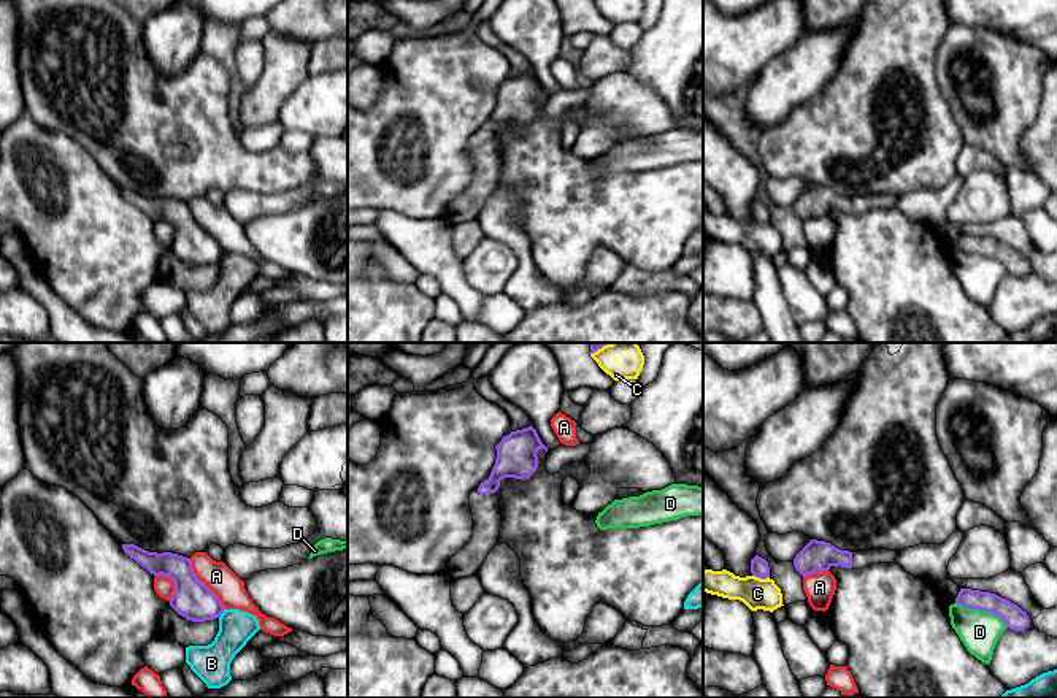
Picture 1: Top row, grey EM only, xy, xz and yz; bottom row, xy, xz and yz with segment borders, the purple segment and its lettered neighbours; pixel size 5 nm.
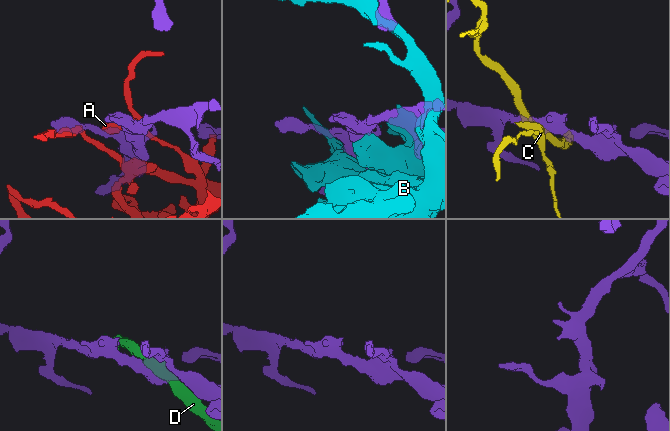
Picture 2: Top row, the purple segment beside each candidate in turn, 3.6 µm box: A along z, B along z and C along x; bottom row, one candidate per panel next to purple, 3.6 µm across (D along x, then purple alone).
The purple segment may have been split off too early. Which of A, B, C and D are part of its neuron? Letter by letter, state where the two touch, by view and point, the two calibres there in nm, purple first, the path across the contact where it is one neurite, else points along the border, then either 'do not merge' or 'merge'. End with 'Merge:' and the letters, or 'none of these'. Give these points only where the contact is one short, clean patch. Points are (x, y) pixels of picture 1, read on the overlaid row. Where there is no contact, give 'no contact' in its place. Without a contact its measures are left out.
A: xy (203, 584) | 190/150 nm | do not merge
B: xy (221, 613) | 190/180 nm | do not merge
C: yz (761, 578) | 100/160 nm | do not merge
D: yz (983, 609) | 120/200 nm | do not merge
Merge: none of these

